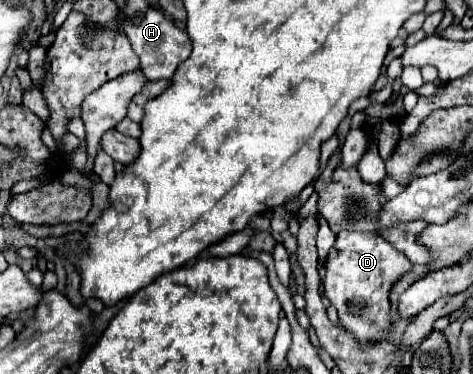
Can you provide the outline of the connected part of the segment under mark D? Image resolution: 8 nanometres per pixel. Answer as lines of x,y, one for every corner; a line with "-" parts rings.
341,232
337,234
335,246
329,250
325,260
325,294
337,308
339,320
359,342
387,340
391,322
391,288
403,274
413,268
409,258
399,250
393,250
391,242
385,242
379,234
365,232

